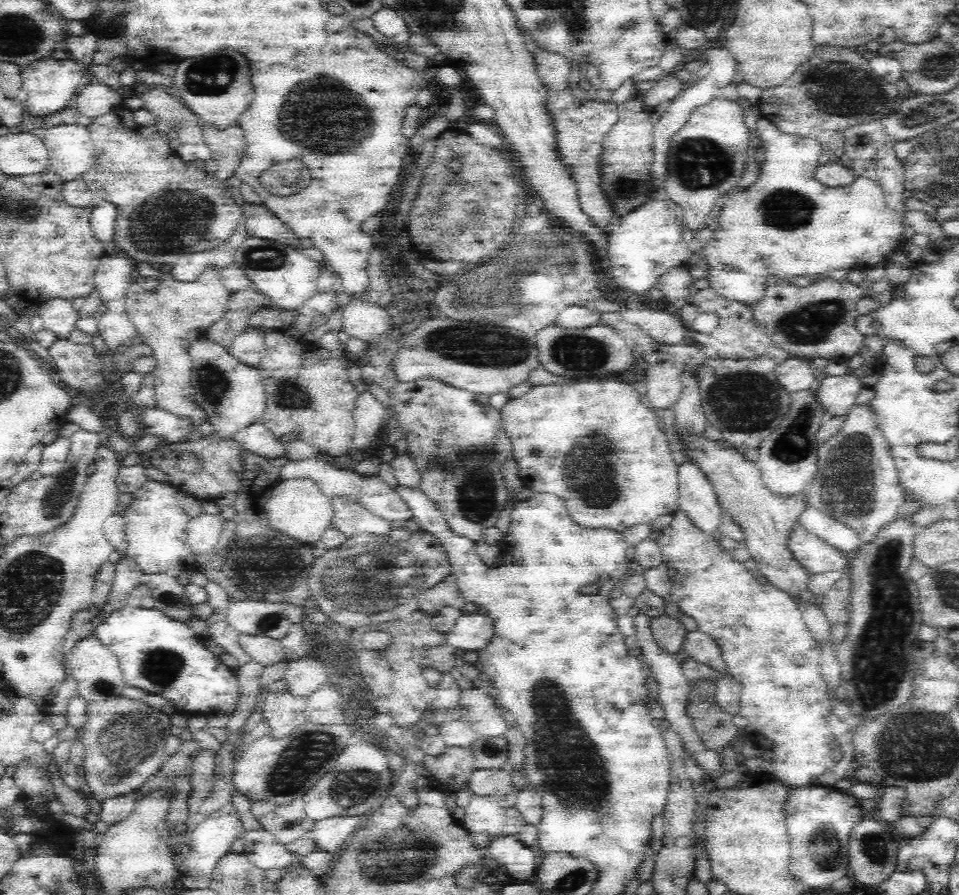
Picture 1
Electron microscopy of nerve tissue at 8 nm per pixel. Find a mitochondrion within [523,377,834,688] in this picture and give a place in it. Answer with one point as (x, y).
(595, 484)

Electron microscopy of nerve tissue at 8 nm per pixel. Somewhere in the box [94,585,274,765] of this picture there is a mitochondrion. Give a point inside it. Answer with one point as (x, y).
(161, 667)

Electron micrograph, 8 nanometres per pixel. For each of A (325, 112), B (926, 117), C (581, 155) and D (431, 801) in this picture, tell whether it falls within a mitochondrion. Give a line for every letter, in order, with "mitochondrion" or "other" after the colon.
A: mitochondrion
B: mitochondrion
C: mitochondrion
D: other

